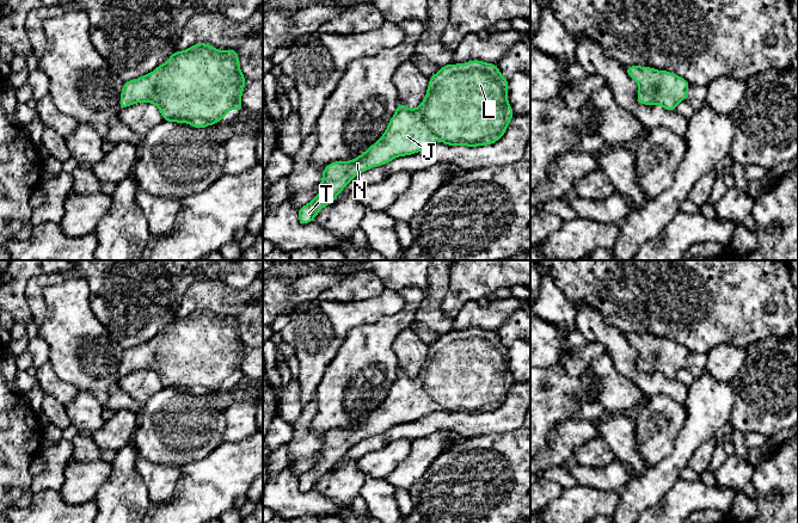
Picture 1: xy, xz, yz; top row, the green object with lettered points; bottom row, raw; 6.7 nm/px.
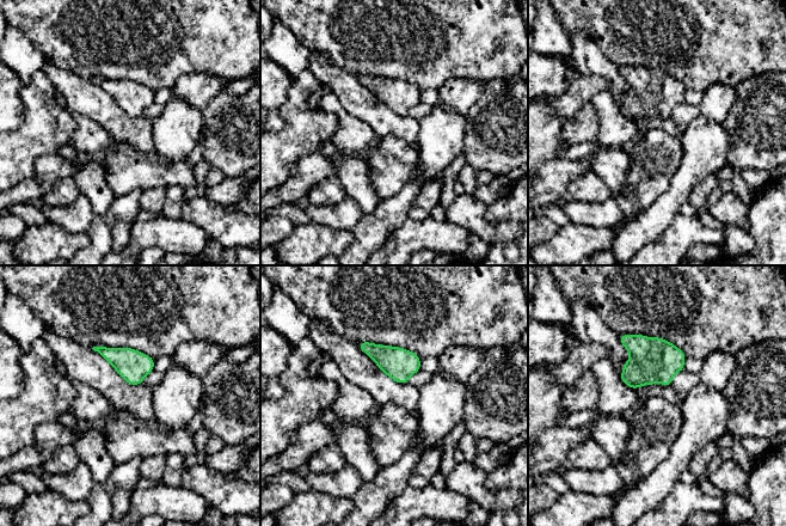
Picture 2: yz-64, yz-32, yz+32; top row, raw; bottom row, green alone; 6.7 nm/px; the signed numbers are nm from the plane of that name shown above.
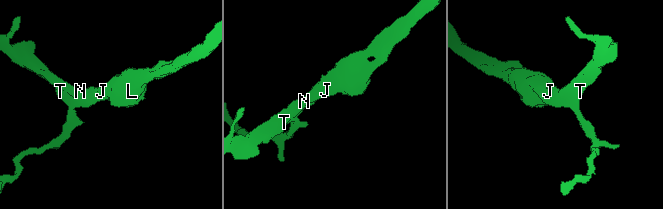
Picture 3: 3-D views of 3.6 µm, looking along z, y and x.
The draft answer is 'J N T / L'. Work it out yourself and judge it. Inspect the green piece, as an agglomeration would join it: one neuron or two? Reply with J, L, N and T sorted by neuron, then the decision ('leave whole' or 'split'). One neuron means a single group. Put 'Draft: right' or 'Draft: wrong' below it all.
J L N T | leave whole
Draft: wrong

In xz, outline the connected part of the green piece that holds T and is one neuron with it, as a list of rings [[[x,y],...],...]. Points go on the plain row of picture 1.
[[[472,327],[465,331],[442,333],[429,345],[424,368],[417,376],[398,370],[397,379],[388,389],[386,399],[366,419],[350,429],[334,429],[324,435],[319,450],[320,460],[297,478],[299,490],[307,492],[317,481],[333,470],[344,455],[360,441],[386,432],[395,425],[412,423],[435,413],[438,405],[447,413],[490,413],[504,404],[514,384],[508,369],[509,350],[496,331]]]

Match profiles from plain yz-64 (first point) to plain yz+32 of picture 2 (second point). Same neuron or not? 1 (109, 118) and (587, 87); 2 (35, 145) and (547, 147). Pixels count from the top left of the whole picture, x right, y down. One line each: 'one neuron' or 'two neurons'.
1: two neurons
2: one neuron

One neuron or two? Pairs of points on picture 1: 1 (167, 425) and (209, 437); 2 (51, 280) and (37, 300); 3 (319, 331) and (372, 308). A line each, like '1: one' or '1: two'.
1: one
2: one
3: one

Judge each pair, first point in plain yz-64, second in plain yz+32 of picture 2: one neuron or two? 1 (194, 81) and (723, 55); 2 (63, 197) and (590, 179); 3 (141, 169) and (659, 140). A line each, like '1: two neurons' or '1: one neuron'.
1: two neurons
2: one neuron
3: one neuron

